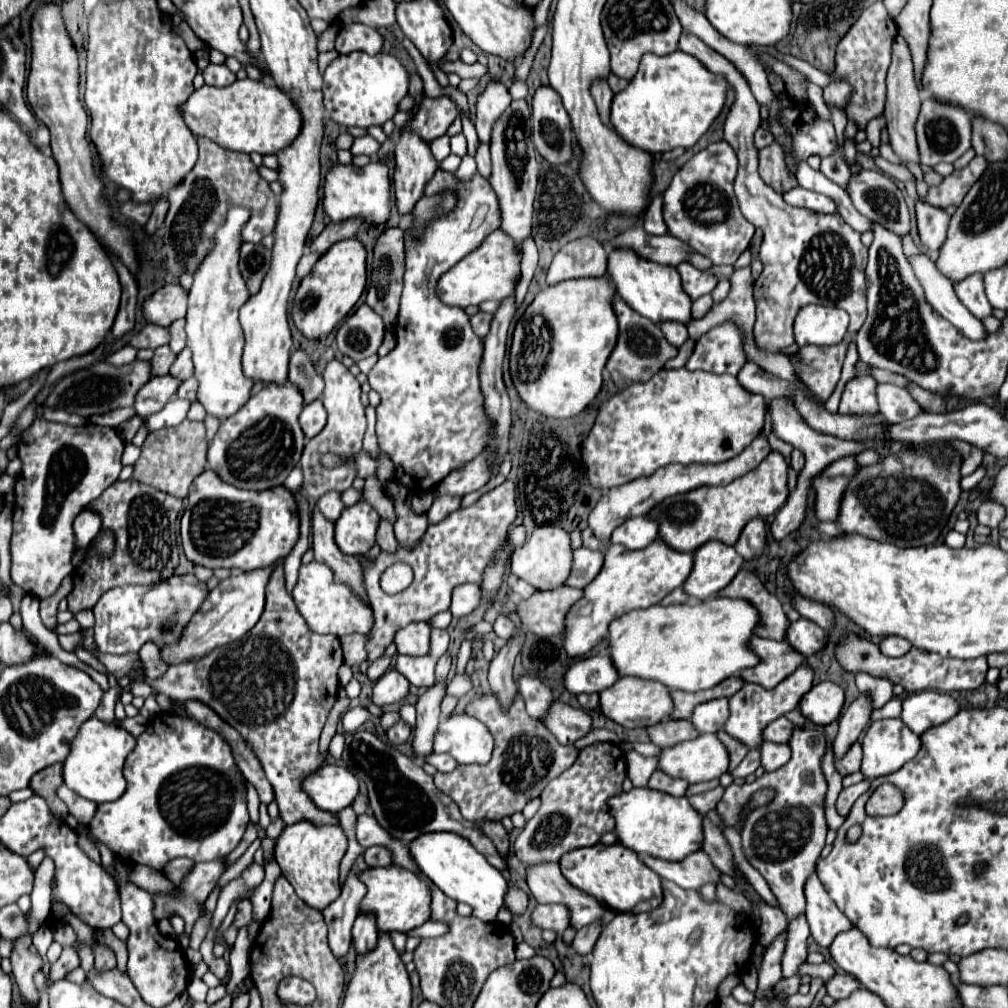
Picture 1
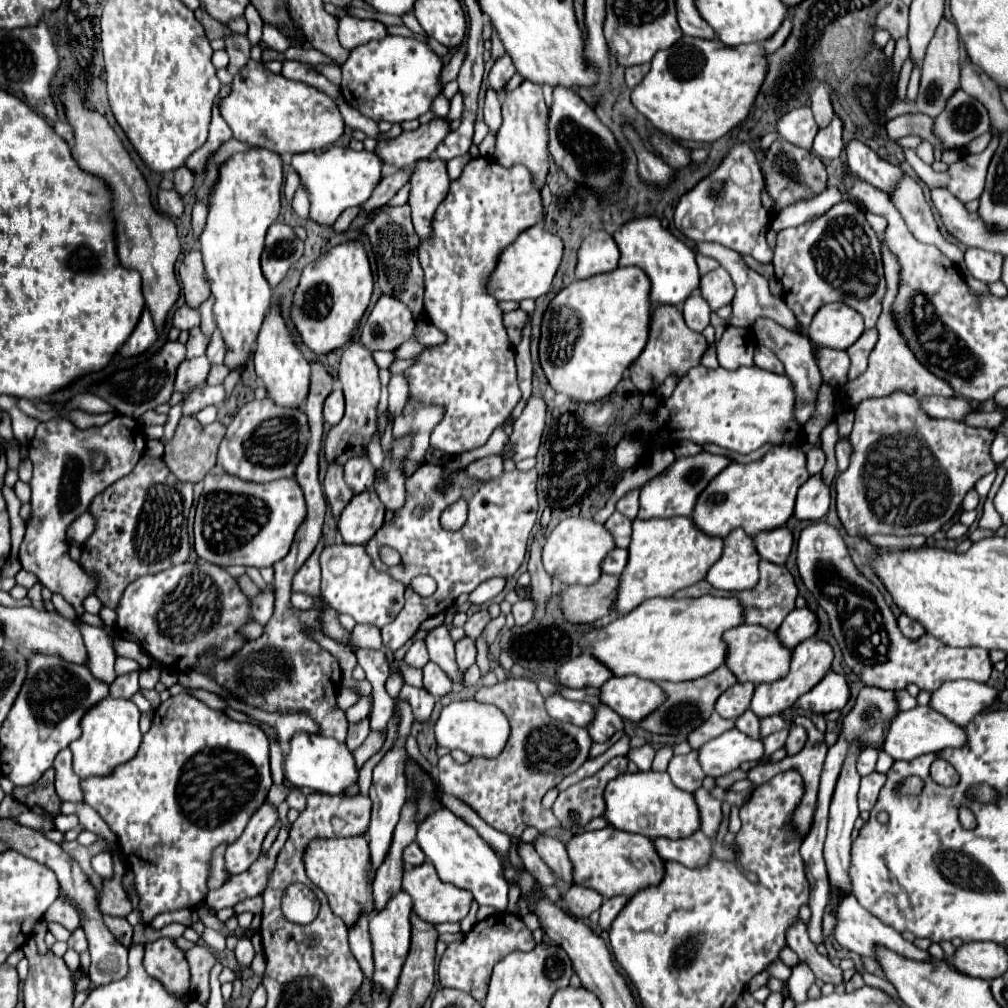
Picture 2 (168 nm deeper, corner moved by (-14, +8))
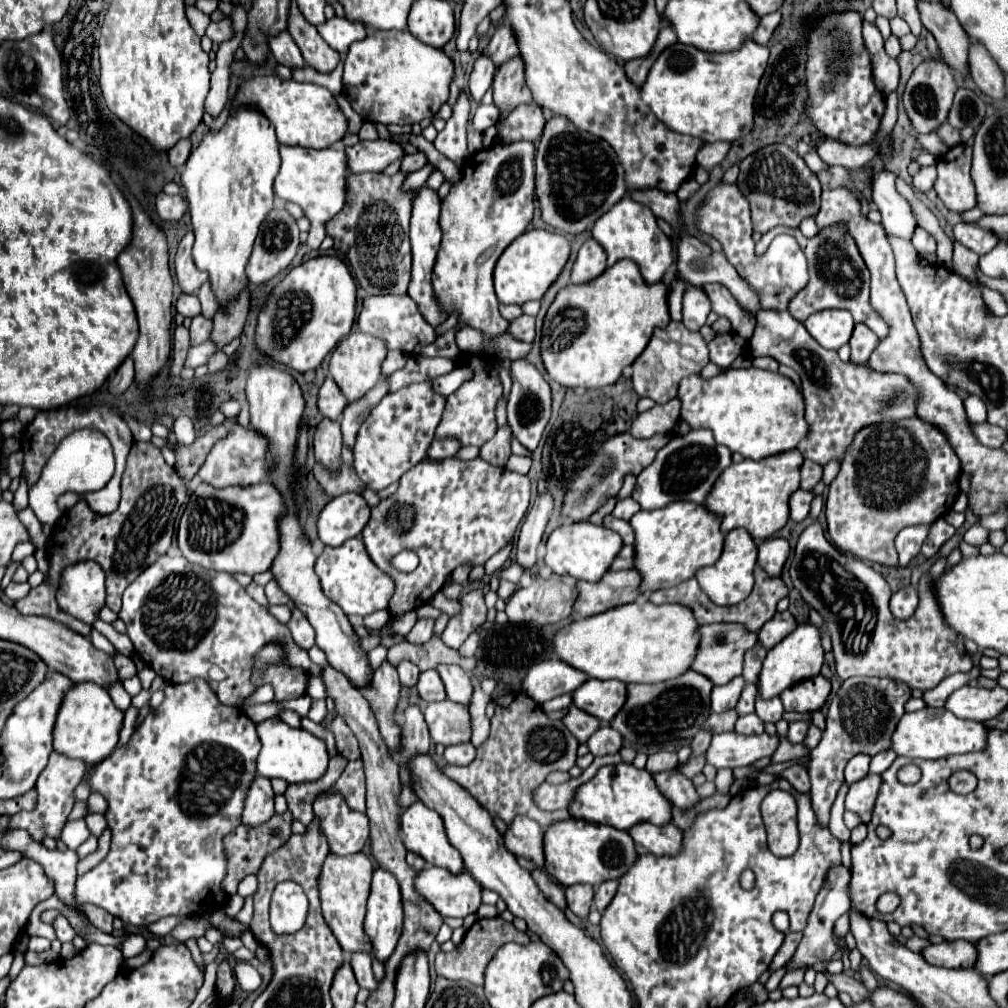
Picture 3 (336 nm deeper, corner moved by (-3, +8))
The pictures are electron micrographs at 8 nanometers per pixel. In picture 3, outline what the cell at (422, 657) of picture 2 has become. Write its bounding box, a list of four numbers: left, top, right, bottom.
[405,619,433,645]

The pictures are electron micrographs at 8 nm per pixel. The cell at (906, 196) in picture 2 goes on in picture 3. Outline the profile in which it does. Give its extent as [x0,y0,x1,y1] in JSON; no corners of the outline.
[911,227,937,255]

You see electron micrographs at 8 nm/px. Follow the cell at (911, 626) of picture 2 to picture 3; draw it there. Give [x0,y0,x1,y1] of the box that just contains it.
[891,587,917,619]

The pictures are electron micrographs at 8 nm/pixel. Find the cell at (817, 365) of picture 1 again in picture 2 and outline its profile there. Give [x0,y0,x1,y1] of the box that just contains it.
[848,329,878,379]

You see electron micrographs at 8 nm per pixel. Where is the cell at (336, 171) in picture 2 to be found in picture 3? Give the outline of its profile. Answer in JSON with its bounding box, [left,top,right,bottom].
[275,140,347,249]

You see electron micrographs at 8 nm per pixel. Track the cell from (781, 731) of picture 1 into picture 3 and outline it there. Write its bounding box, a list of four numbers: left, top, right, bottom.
[735,713,765,735]

